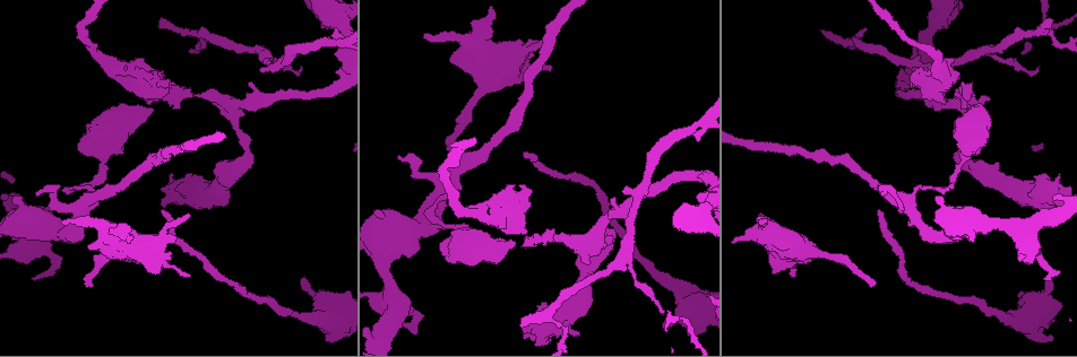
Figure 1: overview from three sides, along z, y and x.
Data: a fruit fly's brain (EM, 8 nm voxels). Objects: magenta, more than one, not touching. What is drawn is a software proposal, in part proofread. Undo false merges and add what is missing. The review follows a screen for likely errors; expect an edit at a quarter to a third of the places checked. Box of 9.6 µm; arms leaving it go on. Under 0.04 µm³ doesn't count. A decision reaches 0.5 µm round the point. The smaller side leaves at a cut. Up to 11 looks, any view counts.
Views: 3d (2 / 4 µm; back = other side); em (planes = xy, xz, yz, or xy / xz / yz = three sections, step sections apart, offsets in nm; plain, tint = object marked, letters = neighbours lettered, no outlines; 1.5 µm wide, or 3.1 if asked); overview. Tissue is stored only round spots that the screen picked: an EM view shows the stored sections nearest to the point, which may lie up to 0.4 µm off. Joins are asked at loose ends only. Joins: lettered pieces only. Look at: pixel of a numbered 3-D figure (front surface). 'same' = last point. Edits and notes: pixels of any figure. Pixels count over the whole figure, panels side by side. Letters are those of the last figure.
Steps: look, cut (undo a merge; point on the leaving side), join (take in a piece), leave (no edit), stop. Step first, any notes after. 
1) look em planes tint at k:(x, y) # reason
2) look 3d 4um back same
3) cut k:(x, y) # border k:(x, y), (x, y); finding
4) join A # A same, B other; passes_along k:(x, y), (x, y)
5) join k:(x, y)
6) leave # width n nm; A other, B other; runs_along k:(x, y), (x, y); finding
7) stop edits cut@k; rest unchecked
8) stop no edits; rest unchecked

look em planes plain at 1:(1047, 278) # free end

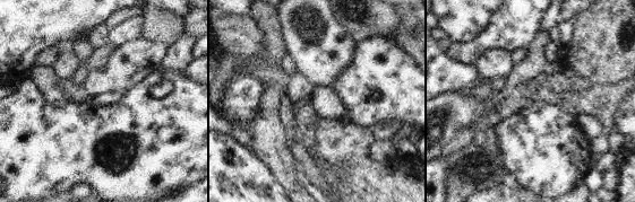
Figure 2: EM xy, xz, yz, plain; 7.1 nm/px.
look em planes letters same

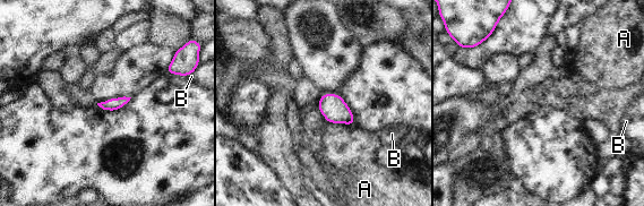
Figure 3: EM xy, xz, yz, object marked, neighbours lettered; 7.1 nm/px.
leave # A other, B other; border 3:(328, 122), (344, 122), (352, 126); none of them fits

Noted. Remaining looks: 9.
look 3d 2um at 1:(153, 109) # branch stops here

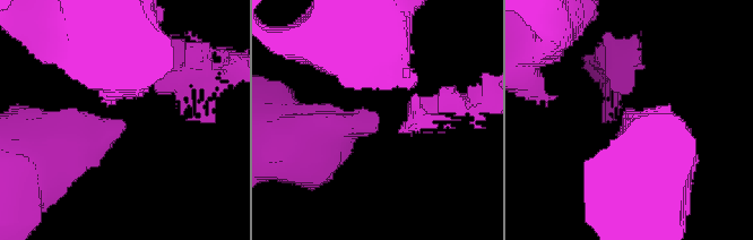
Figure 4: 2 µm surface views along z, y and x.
look em planes letters at 4:(376, 116) # shape alone is not enough

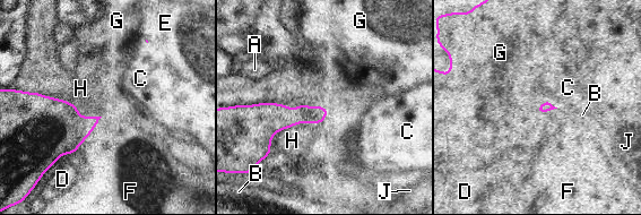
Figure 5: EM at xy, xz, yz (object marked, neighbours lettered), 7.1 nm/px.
leave # A other, B other, C other, D other, E other, F other, G other, H other, J other; border 5:(542, 104), (538, 110); none of them fits

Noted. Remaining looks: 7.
look 3d 2um at 1:(698, 138) # an open end

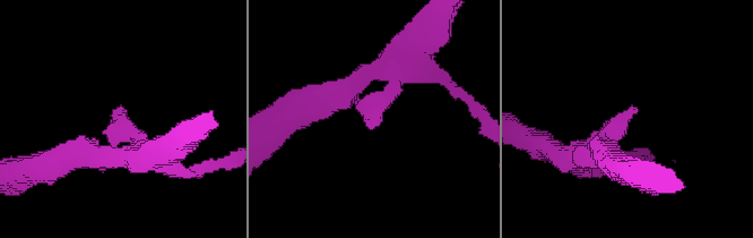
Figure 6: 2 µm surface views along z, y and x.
look em planes letters at 6:(376, 124) # arm_widths 200, 240 nm

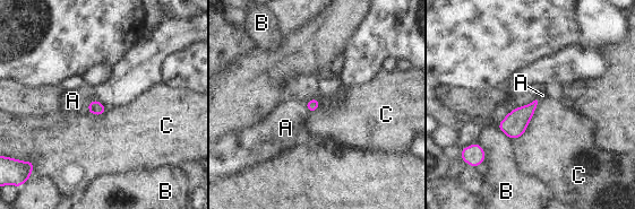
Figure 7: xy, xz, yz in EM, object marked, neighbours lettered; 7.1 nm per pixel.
join A # A same, B other, C other; passes_along 7:(96, 107), (89, 103), (73, 101); the neuron continues

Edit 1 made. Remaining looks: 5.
look em planes tint at 1:(86, 284) # long arm stops here

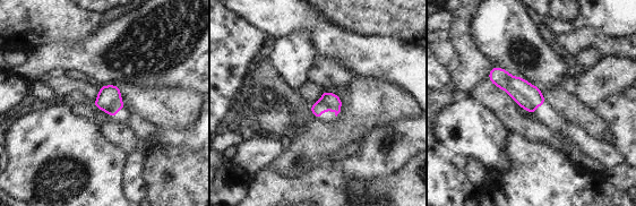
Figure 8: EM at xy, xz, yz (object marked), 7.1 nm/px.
look em planes letters same # see the neighbours

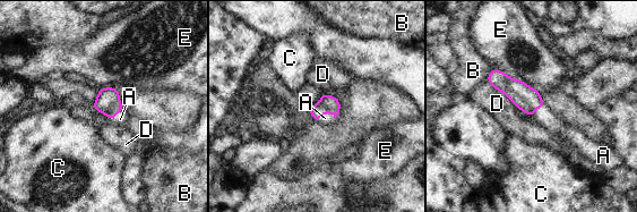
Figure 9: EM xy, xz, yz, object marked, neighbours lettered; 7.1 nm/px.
join A # A same, B other, C other, D other, E other; passes_along 9:(327, 103), (325, 112), (325, 118); it goes on there

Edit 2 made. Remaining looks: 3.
stop edits join@7, join@9; rest unchecked

